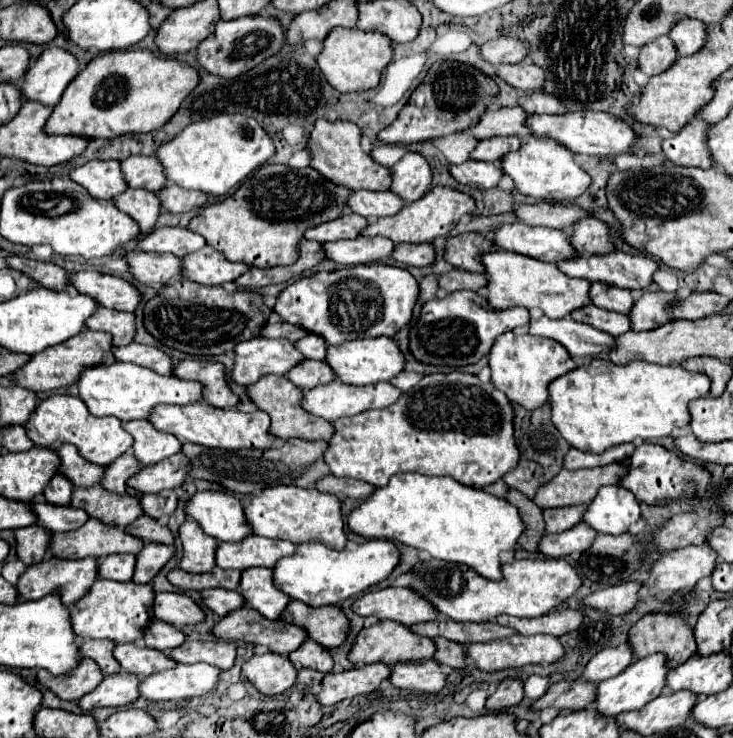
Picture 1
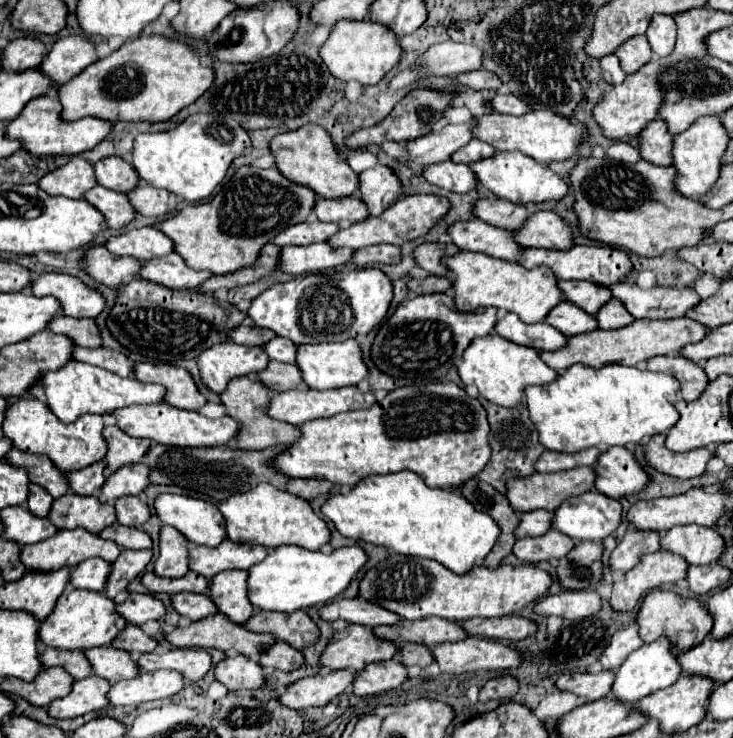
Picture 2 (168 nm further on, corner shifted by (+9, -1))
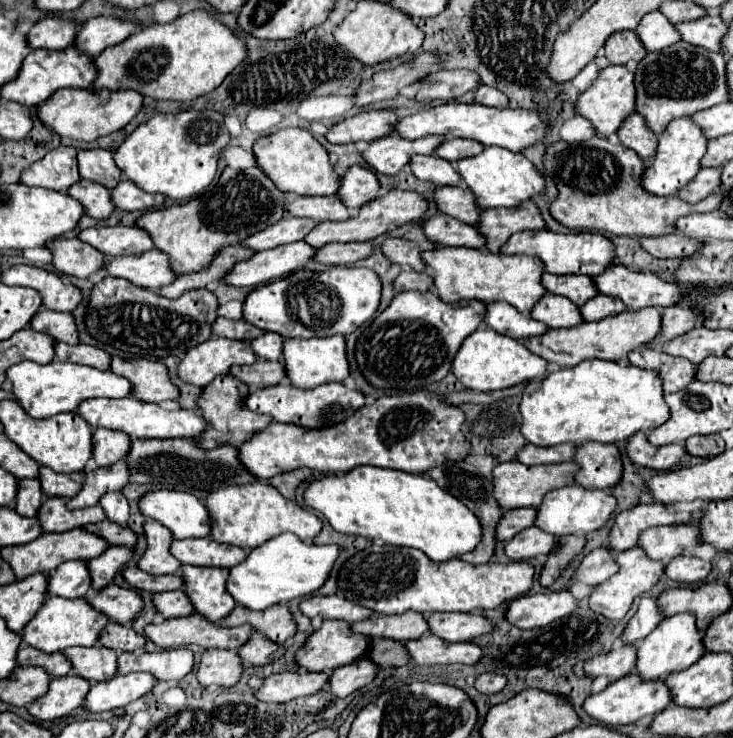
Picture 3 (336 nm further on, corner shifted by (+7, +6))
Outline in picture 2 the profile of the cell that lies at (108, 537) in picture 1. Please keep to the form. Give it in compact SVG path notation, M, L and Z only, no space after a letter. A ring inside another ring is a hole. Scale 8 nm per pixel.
M74 528L74 530L58 530L56 536L40 542L40 544L32 544L28 548L20 548L20 560L26 566L26 572L52 572L52 570L60 570L60 568L74 568L76 564L88 560L88 558L102 558L106 562L116 560L116 556L120 554L118 544L112 544L110 540L100 540L100 536L90 534L84 528Z

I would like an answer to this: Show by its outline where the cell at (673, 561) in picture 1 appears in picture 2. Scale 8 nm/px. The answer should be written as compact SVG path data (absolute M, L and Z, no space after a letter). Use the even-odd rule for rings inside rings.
M652 552L640 556L640 562L624 576L624 580L614 582L610 594L610 606L614 612L632 610L638 600L662 584L676 584L684 580L688 564L680 556L668 556L668 552Z

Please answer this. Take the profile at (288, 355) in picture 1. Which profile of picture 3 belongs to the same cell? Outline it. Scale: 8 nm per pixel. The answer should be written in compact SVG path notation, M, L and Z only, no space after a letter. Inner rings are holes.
M210 337L186 353L178 371L184 381L206 387L216 375L226 375L232 365L252 365L256 359L244 341Z

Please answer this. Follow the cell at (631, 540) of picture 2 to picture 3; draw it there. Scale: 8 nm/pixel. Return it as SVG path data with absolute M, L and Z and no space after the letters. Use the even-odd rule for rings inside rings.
M604 545L594 549L590 555L582 559L582 565L576 571L574 581L582 581L590 587L596 587L608 577L612 577L616 571L618 571L618 565L614 565L614 553L610 553L610 549L606 549Z

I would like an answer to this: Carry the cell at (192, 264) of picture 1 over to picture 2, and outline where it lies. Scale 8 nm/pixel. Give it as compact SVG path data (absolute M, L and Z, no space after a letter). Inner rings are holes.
M174 252L160 256L156 260L144 262L138 272L138 278L166 286L170 290L196 288L198 284L202 284L210 276L212 276L210 272L196 272L196 270L188 268L184 264L184 260L180 260L180 256L176 256Z

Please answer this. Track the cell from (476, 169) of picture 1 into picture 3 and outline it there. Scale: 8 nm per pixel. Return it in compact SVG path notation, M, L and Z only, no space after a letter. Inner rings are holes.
M416 155L412 157L410 167L420 181L432 181L432 183L440 181L436 185L458 185L462 181L454 165L438 155Z

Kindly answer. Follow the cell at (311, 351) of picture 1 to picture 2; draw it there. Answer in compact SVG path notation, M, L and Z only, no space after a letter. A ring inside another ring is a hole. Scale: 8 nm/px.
M278 336L266 342L262 350L268 354L270 360L278 360L278 362L294 362L296 358L296 344L292 344L290 340L278 338Z

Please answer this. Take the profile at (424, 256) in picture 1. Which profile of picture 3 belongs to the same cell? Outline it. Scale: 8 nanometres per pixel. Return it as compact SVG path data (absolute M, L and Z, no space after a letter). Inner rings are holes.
M364 241L364 243L330 243L318 249L314 261L322 263L322 265L352 265L360 259L366 259L368 255L372 255L372 243Z

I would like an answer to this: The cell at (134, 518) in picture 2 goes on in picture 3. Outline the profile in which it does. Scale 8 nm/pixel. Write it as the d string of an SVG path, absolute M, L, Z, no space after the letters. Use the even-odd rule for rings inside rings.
M106 493L100 499L102 509L106 511L106 517L118 525L126 525L130 517L130 505L128 499L122 493Z

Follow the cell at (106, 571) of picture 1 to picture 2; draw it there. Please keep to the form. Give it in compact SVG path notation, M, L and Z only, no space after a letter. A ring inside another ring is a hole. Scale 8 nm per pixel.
M84 560L70 572L68 584L76 590L92 590L92 592L102 592L104 590L104 580L108 578L108 568L110 564L104 560Z

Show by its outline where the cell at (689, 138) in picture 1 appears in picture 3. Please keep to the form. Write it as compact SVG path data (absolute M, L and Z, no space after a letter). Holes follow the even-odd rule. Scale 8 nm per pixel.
M632 113L622 127L618 129L620 143L634 149L642 159L654 157L654 149L658 149L658 137L646 129L646 121L642 121L640 113Z

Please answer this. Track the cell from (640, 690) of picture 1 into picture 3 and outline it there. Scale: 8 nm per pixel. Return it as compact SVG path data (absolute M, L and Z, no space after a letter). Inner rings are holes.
M680 613L672 617L664 617L658 627L636 647L636 667L634 673L642 681L656 681L664 679L674 671L682 671L690 665L694 665L704 655L702 649L702 633L694 625L694 615Z

